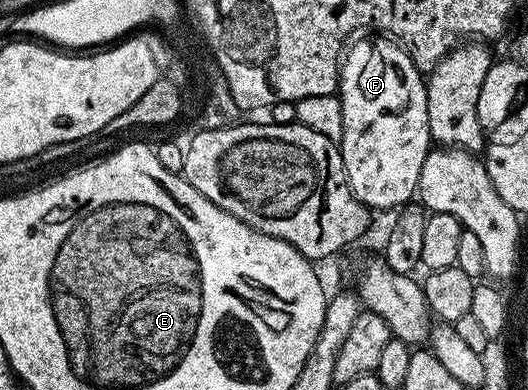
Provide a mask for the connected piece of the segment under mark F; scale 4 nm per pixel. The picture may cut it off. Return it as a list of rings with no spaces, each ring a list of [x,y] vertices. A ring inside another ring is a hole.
[[[378,36],[375,42],[345,51],[338,94],[344,108],[340,149],[346,181],[371,211],[397,211],[415,197],[420,168],[424,168],[426,155],[432,149],[423,71],[395,39]]]

